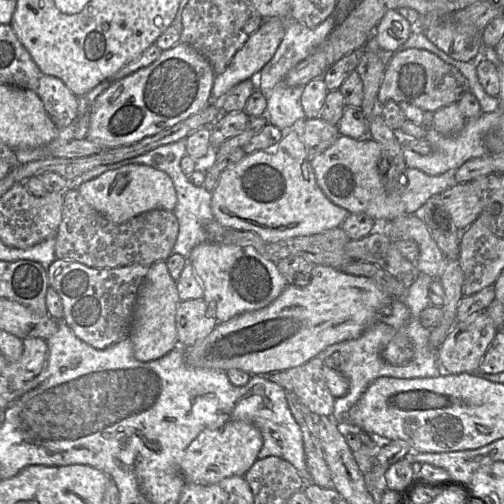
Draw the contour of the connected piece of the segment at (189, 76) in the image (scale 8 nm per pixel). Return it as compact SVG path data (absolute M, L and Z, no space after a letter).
M179 42L162 51L149 66L113 81L89 107L91 120L85 139L103 149L127 146L153 136L203 111L211 104L216 74L212 65L191 46Z

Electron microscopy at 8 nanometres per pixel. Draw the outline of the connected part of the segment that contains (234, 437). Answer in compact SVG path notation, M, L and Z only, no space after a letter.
M230 421L217 428L204 429L186 448L181 470L186 483L215 484L232 476L244 476L258 459L263 445L260 431L244 421Z

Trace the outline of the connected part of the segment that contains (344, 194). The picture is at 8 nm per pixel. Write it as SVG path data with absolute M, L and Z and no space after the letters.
M368 132L360 139L340 135L328 149L311 159L316 182L326 197L335 205L350 213L363 213L378 223L397 217L418 214L422 206L434 195L457 184L455 171L448 170L438 176L429 176L421 170L407 167L407 184L388 190L386 176L380 172L383 150Z

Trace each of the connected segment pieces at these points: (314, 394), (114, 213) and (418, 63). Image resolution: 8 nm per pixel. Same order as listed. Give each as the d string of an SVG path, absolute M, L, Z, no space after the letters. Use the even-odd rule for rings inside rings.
M315 357L298 367L271 373L268 379L294 392L312 413L332 416L336 398L327 387L323 365L323 360Z
M128 164L82 183L79 193L95 210L113 223L124 223L150 210L173 211L177 194L168 174L142 164Z
M409 48L395 52L386 64L378 93L378 105L393 100L396 103L407 102L423 111L434 113L444 106L456 103L465 92L470 92L468 80L456 67L432 52Z

